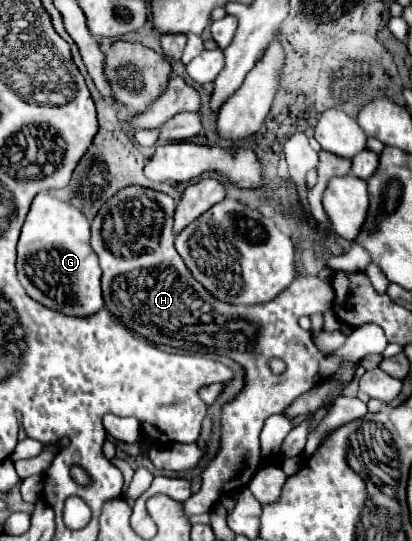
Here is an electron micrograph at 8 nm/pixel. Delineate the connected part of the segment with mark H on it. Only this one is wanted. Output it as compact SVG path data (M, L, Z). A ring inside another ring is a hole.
M128 186L114 194L96 214L94 218L94 234L92 234L92 248L96 250L102 266L102 296L104 306L120 318L120 322L130 328L132 332L144 336L156 346L170 346L180 352L188 354L216 354L226 356L242 366L244 370L244 388L242 392L222 406L220 416L220 448L212 462L202 472L202 488L198 494L190 496L186 502L182 502L182 510L186 516L204 514L210 512L210 508L220 500L222 494L228 494L236 490L238 486L246 486L250 478L258 472L260 464L260 430L264 426L264 420L272 414L280 414L286 406L292 404L294 398L308 392L312 386L320 384L324 378L328 378L340 364L340 358L348 360L360 360L366 354L382 354L386 348L386 336L380 326L376 324L364 324L354 331L354 338L346 340L346 344L338 350L338 354L324 356L312 342L312 336L298 326L300 316L308 316L312 312L322 312L332 306L334 290L326 282L318 280L316 276L298 276L284 292L280 292L272 302L260 304L260 306L232 306L216 300L212 294L208 294L188 272L182 258L178 256L174 248L174 232L172 232L172 214L174 214L176 202L162 194L148 188ZM148 272L148 278L136 276L136 278L122 278L116 280L120 274L144 274ZM270 358L282 358L286 362L284 374L272 374L268 368Z

